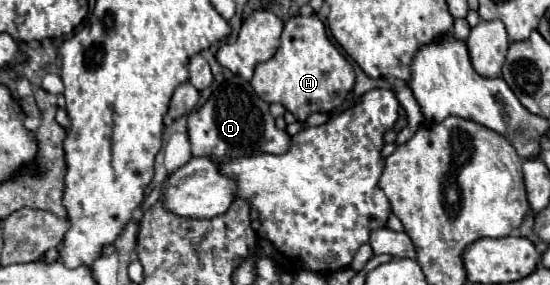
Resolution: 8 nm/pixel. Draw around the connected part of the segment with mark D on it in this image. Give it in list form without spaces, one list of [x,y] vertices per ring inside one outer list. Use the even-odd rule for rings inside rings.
[[[240,77],[222,83],[200,109],[188,115],[188,139],[192,145],[192,157],[208,155],[240,159],[258,153],[286,153],[292,145],[288,131],[280,131],[274,125],[268,103],[262,101],[252,85]]]

